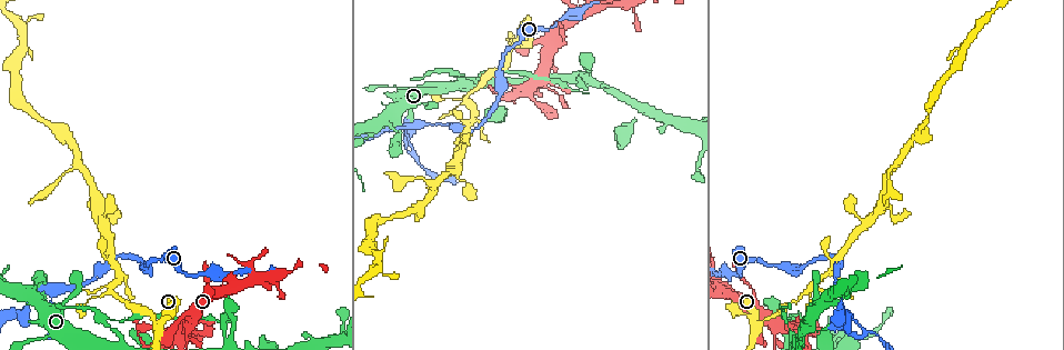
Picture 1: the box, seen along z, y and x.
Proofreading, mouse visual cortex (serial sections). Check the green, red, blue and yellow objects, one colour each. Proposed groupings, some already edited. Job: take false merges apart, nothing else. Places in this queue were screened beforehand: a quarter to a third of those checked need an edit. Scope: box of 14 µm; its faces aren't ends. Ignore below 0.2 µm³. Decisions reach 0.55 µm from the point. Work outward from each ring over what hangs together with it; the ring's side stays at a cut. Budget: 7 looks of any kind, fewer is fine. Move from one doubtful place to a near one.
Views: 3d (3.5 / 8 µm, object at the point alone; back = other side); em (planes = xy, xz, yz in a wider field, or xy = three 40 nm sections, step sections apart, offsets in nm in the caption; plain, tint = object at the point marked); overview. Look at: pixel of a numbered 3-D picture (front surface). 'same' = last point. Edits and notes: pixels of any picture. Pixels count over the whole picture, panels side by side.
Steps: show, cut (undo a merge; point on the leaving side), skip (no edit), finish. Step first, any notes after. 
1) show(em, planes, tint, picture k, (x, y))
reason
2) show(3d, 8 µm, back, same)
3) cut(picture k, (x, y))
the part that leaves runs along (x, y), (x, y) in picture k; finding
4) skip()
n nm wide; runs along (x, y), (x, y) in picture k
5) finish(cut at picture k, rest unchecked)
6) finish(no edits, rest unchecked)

show(3d, 8 µm, picture 1, (790, 330))
thin neck

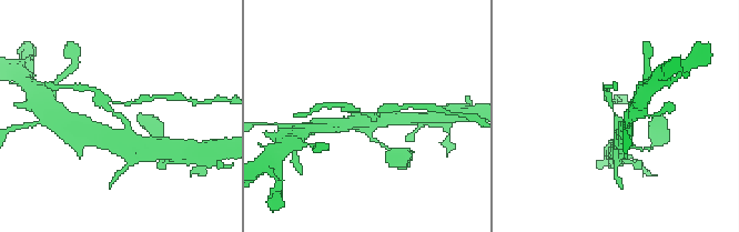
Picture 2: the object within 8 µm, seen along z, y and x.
show(em, xy, step 5, tint, picture 2, (364, 113))
need the tissue

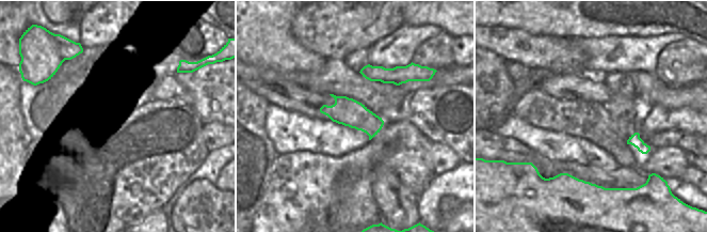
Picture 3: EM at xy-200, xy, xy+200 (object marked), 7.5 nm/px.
skip()
runs along (620, 135), (618, 120), (611, 102) in picture 2; continuous, no second cell

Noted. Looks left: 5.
show(3d, 3.5 µm, picture 1, (754, 321))
a fork

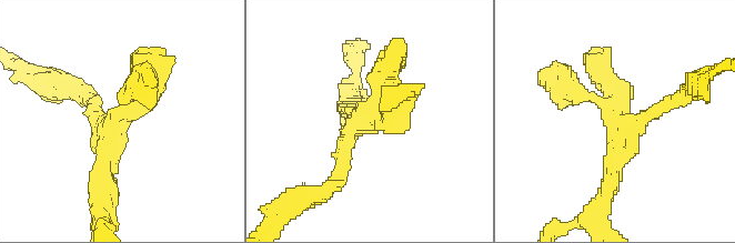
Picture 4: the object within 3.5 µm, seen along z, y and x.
show(em, xy, step 3, tint, picture 4, (620, 124))
now the EM

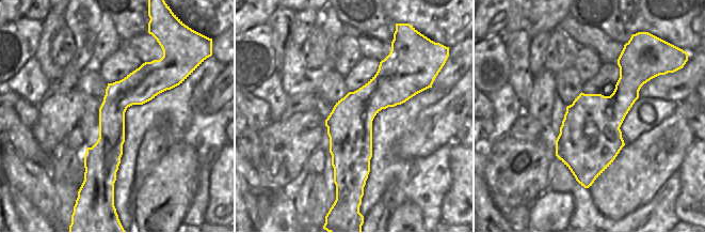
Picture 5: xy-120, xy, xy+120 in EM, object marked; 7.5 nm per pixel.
skip()
runs along (390, 95), (390, 119), (349, 133), (339, 179) in picture 4; one cell here

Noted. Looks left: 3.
show(3d, 3.5 µm, picture 1, (55, 288))
branch point

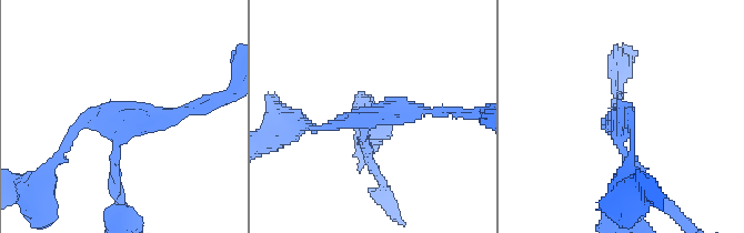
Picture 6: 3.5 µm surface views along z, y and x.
show(em, xy, step 5, tint, picture 6, (127, 120))
3 arms; arms of 100, 150, 150 nm; now the EM

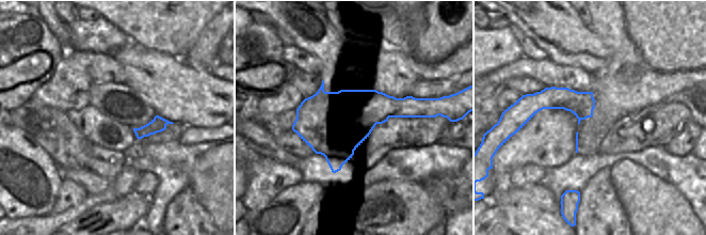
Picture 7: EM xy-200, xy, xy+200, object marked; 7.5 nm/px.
cut(picture 6, (116, 180))
500 nm wide; the part that leaves runs along (116, 141), (116, 189), (132, 223) in picture 6; two cells meet here

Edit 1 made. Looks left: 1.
finish(cut at picture 6, rest unchecked)

